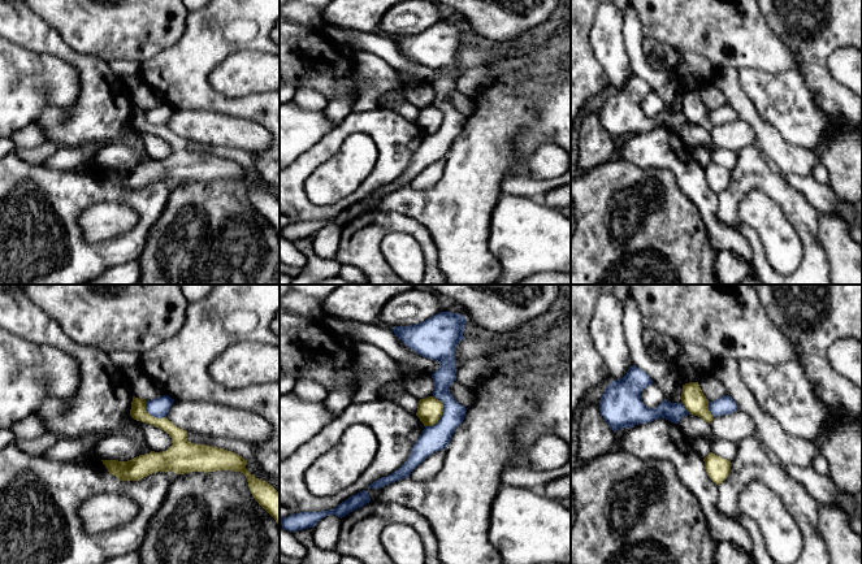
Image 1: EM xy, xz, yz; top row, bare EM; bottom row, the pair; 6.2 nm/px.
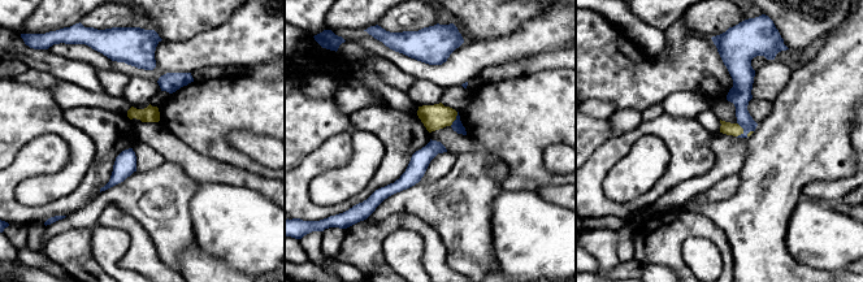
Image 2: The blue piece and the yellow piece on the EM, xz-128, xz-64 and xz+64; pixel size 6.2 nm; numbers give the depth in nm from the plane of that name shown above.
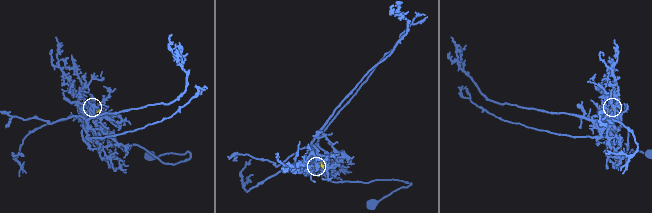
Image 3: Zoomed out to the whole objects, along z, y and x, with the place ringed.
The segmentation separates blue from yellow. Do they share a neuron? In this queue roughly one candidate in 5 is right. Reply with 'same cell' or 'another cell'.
another cell

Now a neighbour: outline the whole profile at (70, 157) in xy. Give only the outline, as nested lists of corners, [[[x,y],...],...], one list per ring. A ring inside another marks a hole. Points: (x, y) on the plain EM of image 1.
[[[94,142],[77,147],[60,148],[46,159],[44,164],[51,169],[74,169],[82,164],[94,164],[105,142]]]

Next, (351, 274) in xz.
[[[342,266],[338,277],[350,283],[369,285],[367,274],[363,270],[354,266]]]

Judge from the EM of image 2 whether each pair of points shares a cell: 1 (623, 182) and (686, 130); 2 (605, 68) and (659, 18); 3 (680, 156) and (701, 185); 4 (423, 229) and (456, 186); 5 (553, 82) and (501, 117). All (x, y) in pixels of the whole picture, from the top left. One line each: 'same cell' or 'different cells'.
1: different cells
2: different cells
3: different cells
4: different cells
5: same cell

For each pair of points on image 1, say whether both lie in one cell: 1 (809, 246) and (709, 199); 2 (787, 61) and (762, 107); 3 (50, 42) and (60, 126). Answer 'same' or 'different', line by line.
1: different
2: different
3: same

